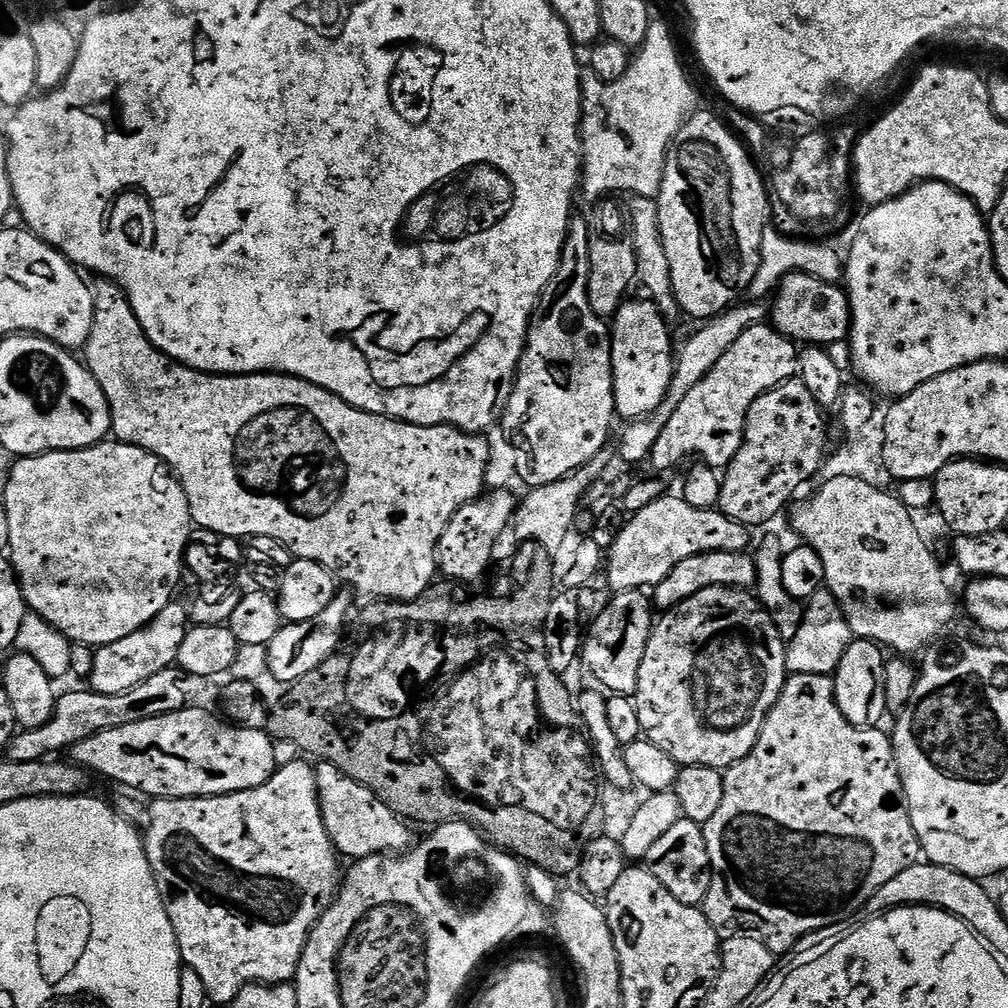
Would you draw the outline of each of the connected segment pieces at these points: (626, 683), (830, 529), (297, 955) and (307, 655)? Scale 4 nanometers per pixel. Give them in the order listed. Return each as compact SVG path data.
M643 591L638 592L618 592L611 598L608 605L603 605L602 611L593 619L584 641L582 649L582 664L588 667L588 672L596 680L601 680L605 684L603 687L612 694L632 694L636 691L638 682L638 670L642 666L642 654L646 654L646 642L652 633L654 623L654 604L648 600Z
M840 476L833 478L828 482L822 482L820 490L815 494L814 498L796 509L792 516L792 528L801 536L803 543L808 546L814 553L815 559L820 560L825 567L825 580L827 591L834 594L834 598L840 603L842 614L846 618L846 622L850 626L853 637L862 640L873 640L875 644L879 644L885 650L891 650L896 654L912 654L908 652L923 653L929 647L928 643L951 622L956 616L956 608L958 612L958 604L952 601L952 592L948 589L948 584L944 581L944 572L940 569L940 564L936 561L934 553L928 549L928 544L924 541L922 533L916 529L914 514L899 500L897 495L884 492L866 482L864 479L857 477Z
M297 758L289 764L281 764L265 784L254 790L242 790L225 796L189 796L187 800L156 798L149 804L152 805L146 808L148 829L143 829L142 832L144 853L150 862L150 870L158 886L158 894L162 894L162 902L166 906L170 926L174 926L180 959L186 967L194 970L194 974L198 974L198 978L202 978L209 1001L213 1005L228 1006L246 984L289 983L298 970L298 962L302 958L302 950L306 946L308 935L336 899L342 883L342 868L340 872L342 860L322 822L320 800L316 797L316 773L313 765L304 758Z
M337 591L334 602L330 602L330 606L326 606L326 610L318 614L318 618L310 618L310 622L285 623L281 626L278 634L274 634L272 641L267 644L267 675L273 676L283 686L290 686L295 680L301 680L303 676L310 674L310 670L318 670L322 662L335 657L346 636L346 625L353 611L352 600L354 601L354 596L351 591Z

